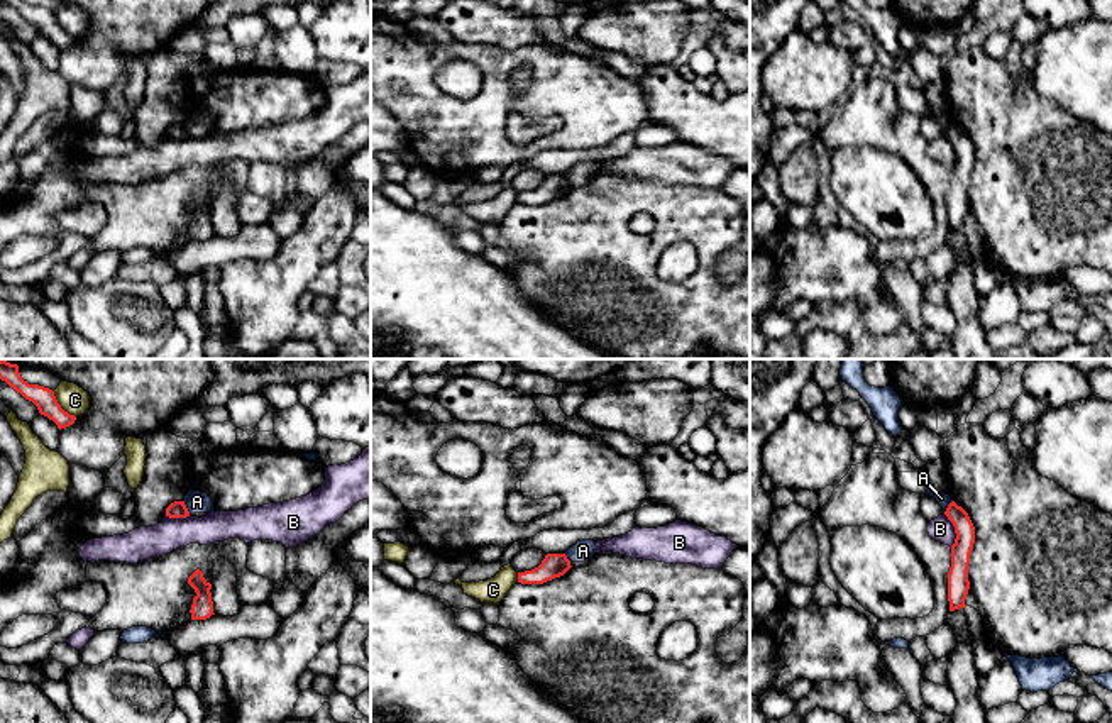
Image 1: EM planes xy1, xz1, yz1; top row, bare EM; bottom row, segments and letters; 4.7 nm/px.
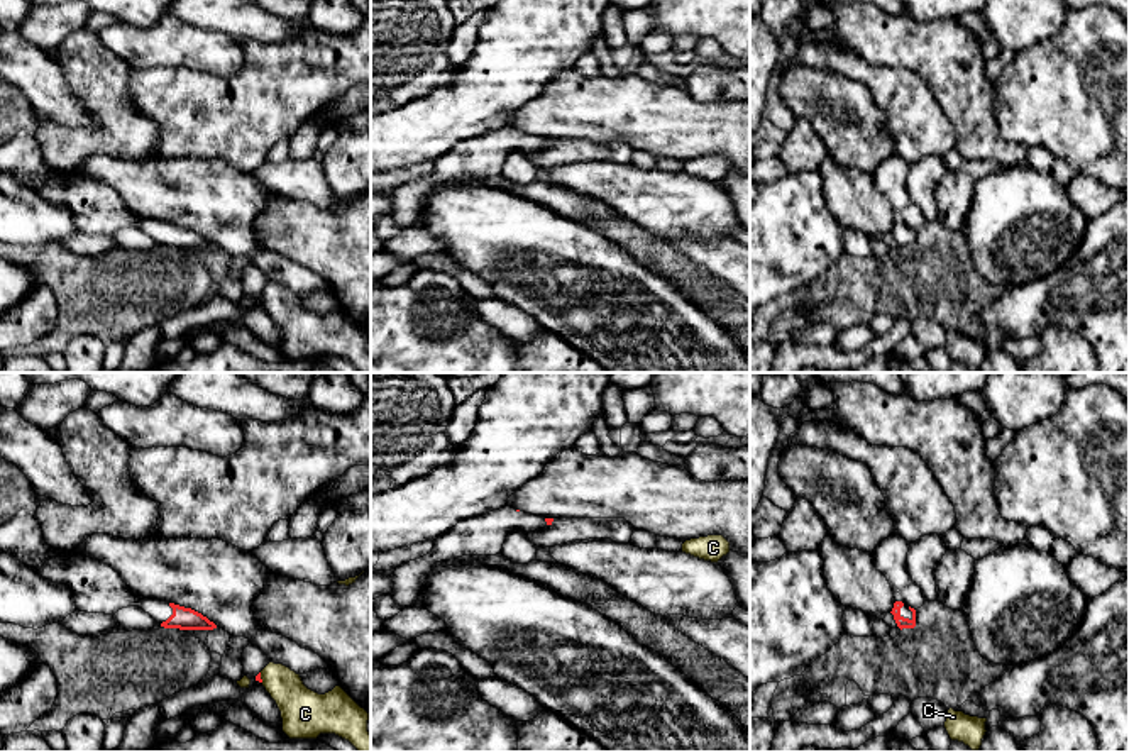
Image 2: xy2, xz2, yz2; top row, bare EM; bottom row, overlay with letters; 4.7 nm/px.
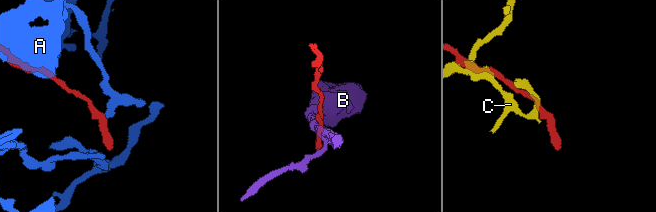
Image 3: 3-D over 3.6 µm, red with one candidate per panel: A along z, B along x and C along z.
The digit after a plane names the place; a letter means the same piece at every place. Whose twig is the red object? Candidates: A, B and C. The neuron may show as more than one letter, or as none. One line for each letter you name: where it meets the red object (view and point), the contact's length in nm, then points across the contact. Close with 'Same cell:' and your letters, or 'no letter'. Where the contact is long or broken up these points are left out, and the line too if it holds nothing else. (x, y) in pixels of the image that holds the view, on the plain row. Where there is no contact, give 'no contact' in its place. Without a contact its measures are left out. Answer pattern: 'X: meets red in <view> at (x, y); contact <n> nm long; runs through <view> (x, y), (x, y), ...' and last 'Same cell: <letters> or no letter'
Same cell: no letter

